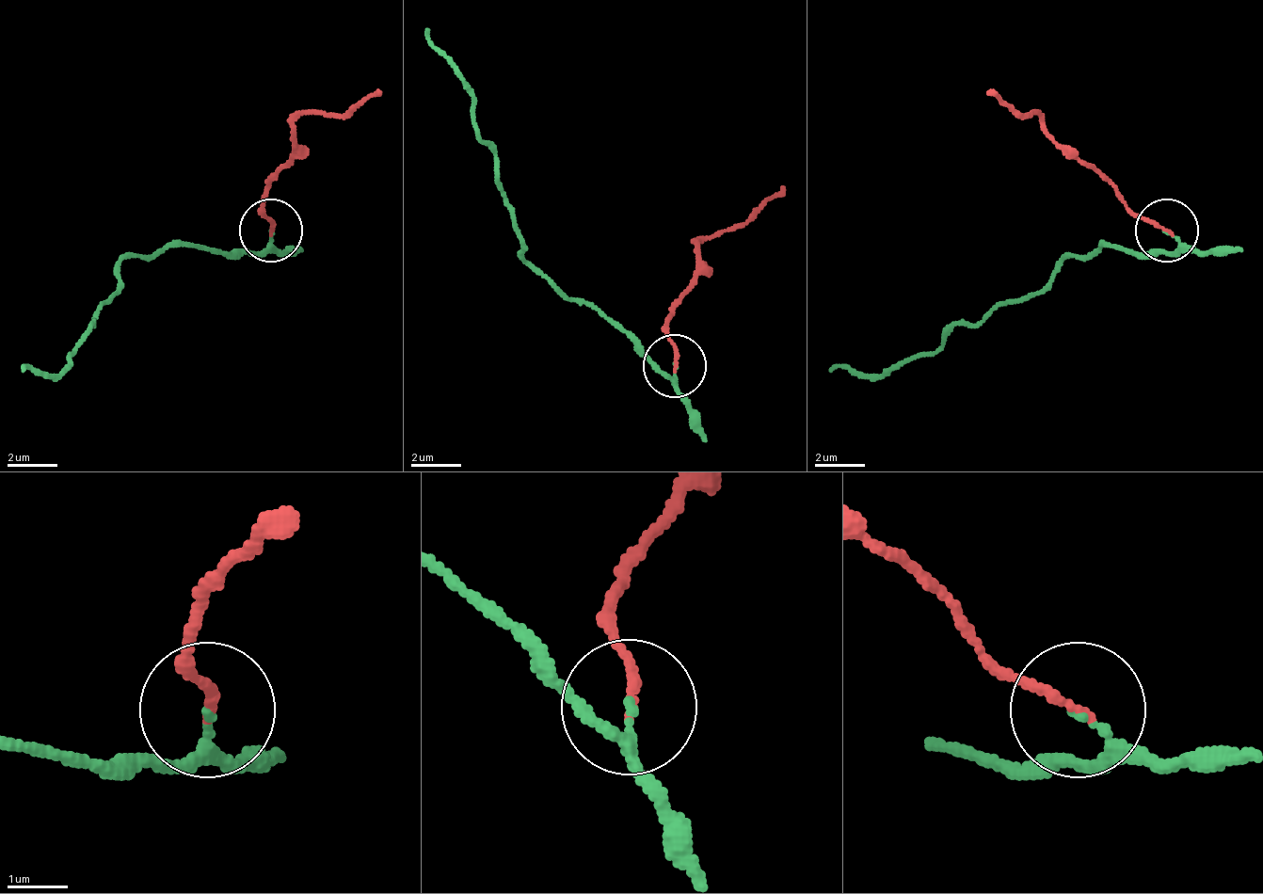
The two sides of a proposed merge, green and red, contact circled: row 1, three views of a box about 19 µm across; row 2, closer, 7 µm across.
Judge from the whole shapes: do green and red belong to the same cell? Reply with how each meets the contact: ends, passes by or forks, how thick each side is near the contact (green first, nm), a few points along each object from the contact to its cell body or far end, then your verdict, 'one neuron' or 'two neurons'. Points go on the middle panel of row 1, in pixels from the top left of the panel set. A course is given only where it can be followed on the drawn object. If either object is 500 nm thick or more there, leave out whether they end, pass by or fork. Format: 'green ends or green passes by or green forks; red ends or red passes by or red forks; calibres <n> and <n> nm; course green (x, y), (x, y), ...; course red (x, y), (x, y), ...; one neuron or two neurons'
green passes by; red ends; calibres 110 and 140 nm; course green (676, 364), (670, 376), (657, 370), (594, 307), (525, 263), (500, 156), (474, 131), (462, 74), (424, 30); course red (676, 364), (670, 307), (695, 276), (701, 245), (758, 213), (783, 187); two neurons

